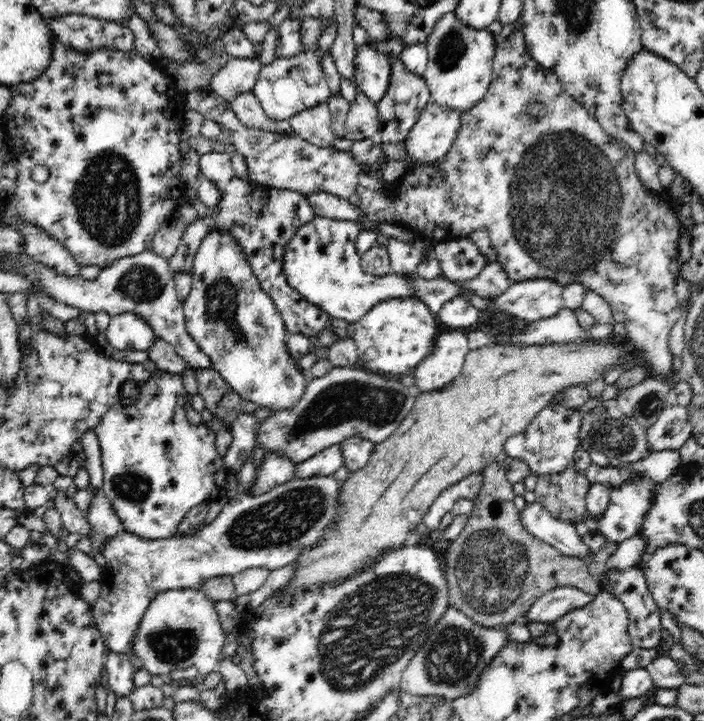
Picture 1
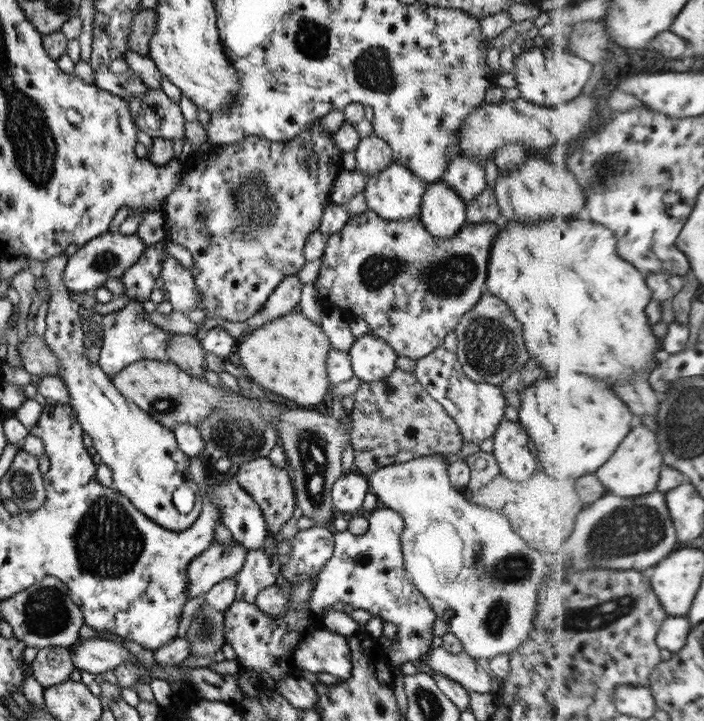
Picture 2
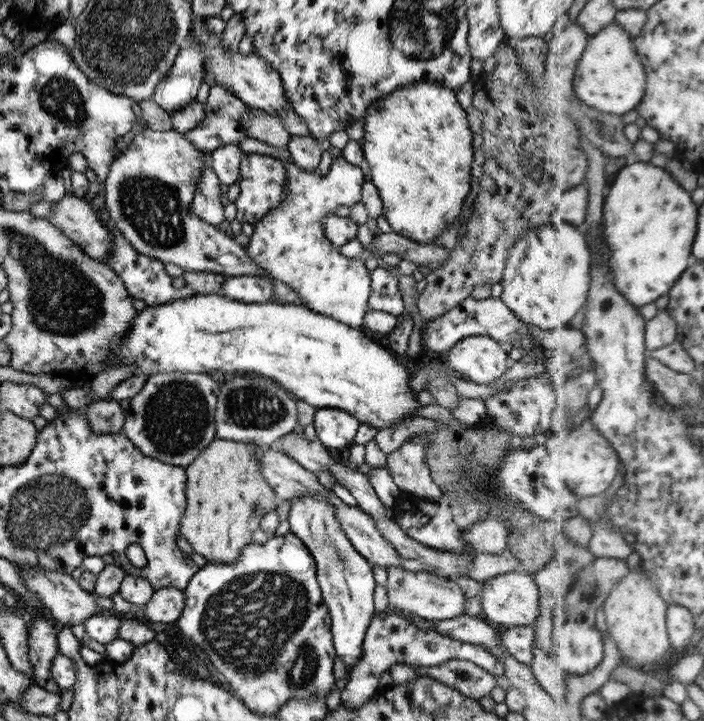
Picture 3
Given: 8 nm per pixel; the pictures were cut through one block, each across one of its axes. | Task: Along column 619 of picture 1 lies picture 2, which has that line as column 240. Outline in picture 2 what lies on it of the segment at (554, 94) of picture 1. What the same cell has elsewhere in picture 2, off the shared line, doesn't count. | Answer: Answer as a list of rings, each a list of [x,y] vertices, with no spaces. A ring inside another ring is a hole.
[[[320,120],[310,123],[295,138],[289,142],[271,142],[264,138],[251,136],[245,137],[241,142],[235,144],[220,145],[213,150],[214,153],[206,153],[206,155],[194,154],[183,163],[182,179],[179,179],[178,185],[174,188],[174,192],[165,198],[165,202],[161,206],[161,214],[164,219],[164,240],[172,240],[180,246],[188,249],[188,252],[194,257],[194,285],[200,293],[200,309],[208,310],[208,314],[212,318],[221,317],[232,322],[245,322],[248,318],[254,316],[258,309],[268,300],[268,297],[274,289],[290,275],[298,275],[302,270],[302,266],[306,264],[304,257],[304,244],[308,240],[308,236],[312,232],[318,231],[320,228],[320,220],[333,202],[330,198],[330,188],[334,178],[338,176],[342,170],[341,158],[343,151],[338,149],[336,142],[333,140],[333,134],[330,134],[322,125]]]

